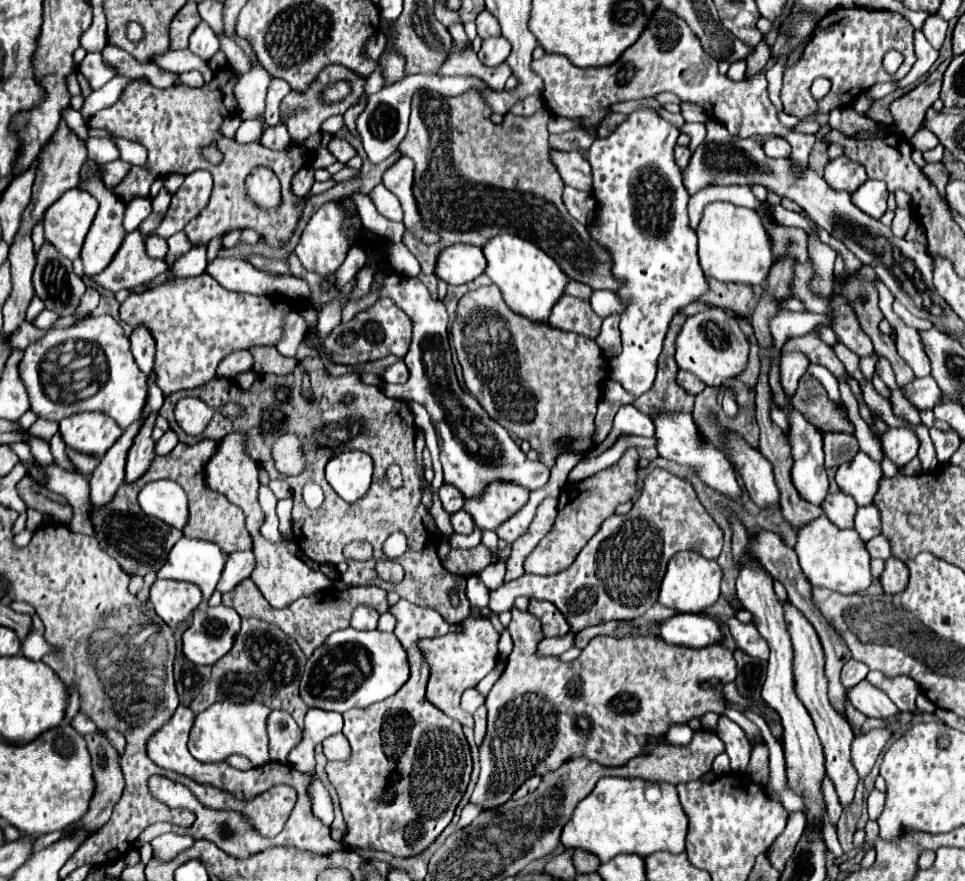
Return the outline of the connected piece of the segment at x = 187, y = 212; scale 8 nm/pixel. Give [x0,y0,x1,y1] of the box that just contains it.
[152,170,212,240]

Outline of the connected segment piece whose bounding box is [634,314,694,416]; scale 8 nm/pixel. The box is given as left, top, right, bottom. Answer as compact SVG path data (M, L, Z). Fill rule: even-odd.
M684 314L674 316L674 322L668 328L668 336L664 338L664 350L658 360L654 386L634 400L634 408L638 408L646 416L658 416L664 412L692 412L694 408L694 396L676 384L678 366L674 362L674 340L684 320Z

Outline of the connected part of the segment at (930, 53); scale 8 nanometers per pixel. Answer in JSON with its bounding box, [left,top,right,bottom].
[898,30,938,88]

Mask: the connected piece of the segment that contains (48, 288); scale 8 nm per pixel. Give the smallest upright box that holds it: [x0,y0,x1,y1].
[34,244,86,316]

